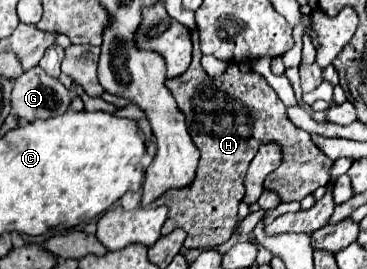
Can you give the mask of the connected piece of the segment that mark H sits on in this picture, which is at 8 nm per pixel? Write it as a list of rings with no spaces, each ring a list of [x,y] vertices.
[[[191,28],[191,40],[191,66],[185,74],[171,78],[165,84],[171,90],[179,110],[185,114],[187,130],[193,138],[193,144],[201,152],[197,178],[191,188],[183,188],[179,192],[169,190],[151,206],[163,204],[169,208],[161,232],[163,236],[173,232],[175,228],[183,228],[187,232],[183,246],[187,250],[205,250],[217,248],[231,238],[235,228],[237,204],[245,196],[245,172],[261,144],[275,142],[283,150],[281,166],[265,180],[265,190],[277,192],[285,202],[303,200],[319,186],[325,186],[333,162],[311,142],[307,132],[291,124],[285,112],[285,104],[279,100],[279,96],[263,76],[259,76],[257,72],[241,72],[237,64],[229,64],[221,76],[211,78],[199,64],[199,42],[195,28]]]

